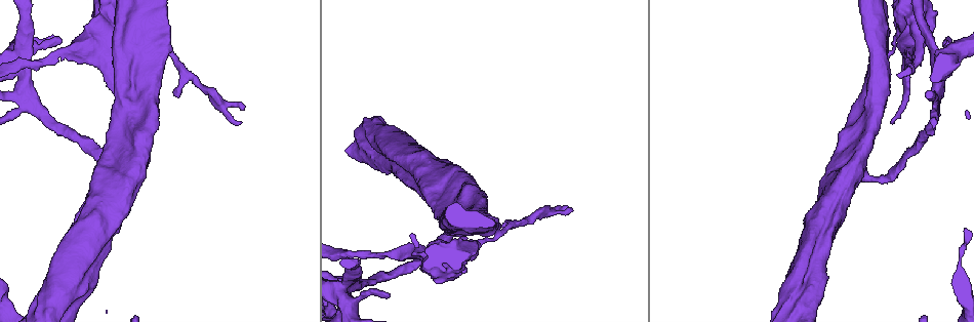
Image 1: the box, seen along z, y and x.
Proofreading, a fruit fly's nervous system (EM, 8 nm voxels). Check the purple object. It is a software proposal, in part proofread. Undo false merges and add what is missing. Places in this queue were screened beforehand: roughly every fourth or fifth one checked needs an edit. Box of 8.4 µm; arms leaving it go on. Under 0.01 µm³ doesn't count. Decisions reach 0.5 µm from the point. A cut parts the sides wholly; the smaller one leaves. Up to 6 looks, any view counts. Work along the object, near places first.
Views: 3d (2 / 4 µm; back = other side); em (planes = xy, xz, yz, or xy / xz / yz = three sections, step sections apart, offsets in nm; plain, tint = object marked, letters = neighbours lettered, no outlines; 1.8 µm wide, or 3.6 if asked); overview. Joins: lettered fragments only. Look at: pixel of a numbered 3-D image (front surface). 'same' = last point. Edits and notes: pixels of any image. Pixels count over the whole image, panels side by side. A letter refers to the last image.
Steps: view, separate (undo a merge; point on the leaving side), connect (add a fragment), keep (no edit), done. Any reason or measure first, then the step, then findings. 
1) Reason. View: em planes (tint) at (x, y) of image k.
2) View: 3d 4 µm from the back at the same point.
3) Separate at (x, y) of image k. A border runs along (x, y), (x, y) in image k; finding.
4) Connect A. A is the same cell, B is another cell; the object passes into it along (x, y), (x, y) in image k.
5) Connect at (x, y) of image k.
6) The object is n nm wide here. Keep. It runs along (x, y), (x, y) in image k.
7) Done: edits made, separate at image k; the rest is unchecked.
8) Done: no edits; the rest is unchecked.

Branch stops here. View: 3d 4 µm at (244, 107) of image 1.

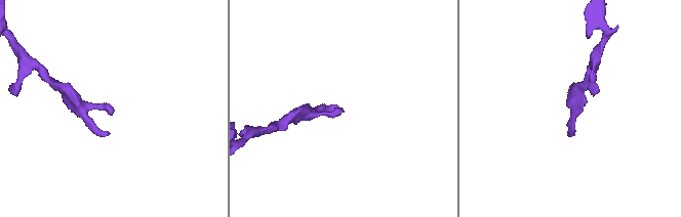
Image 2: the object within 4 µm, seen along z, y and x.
View: em xy step 4 (letters) at (113, 113) of image 2.

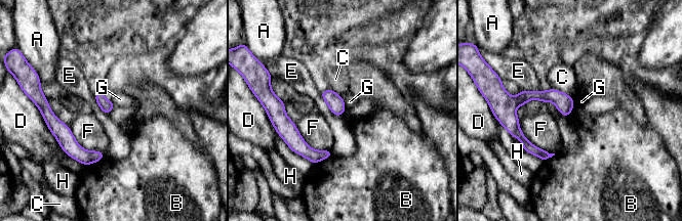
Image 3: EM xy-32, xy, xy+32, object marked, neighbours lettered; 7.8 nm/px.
The object is 100 nm wide here. Keep. A, B, C, D, E, F, G and H are other cells; it runs along (511, 106), (518, 134), (546, 157) in image 3; none of them fits.

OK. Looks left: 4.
Three-way junction. View: 3d 4 µm at (106, 62) of image 1.

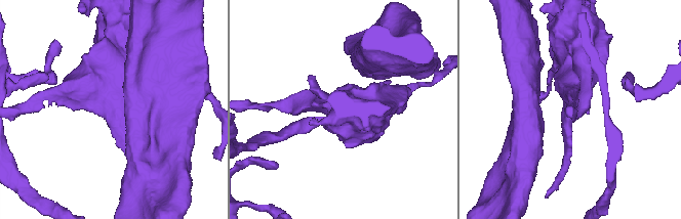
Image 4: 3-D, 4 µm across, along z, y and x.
3 arms meet here. View: em planes (letters) at (117, 110) of image 4.

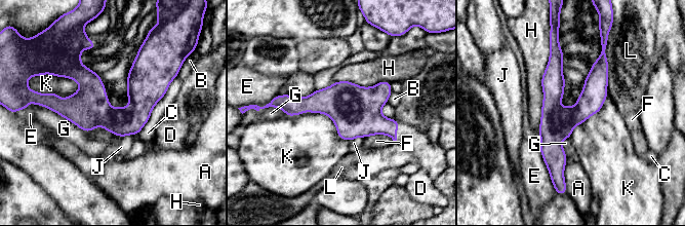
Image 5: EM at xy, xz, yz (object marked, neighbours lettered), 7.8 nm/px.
The object is 260 nm wide here. Keep. A, B, C, D, E, F, G, H, J, K and L are other cells; it runs along (603, 59), (555, 135), (560, 172) in image 5; all the same neuron.

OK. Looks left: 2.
Done: no edits; the rest is unchecked.

